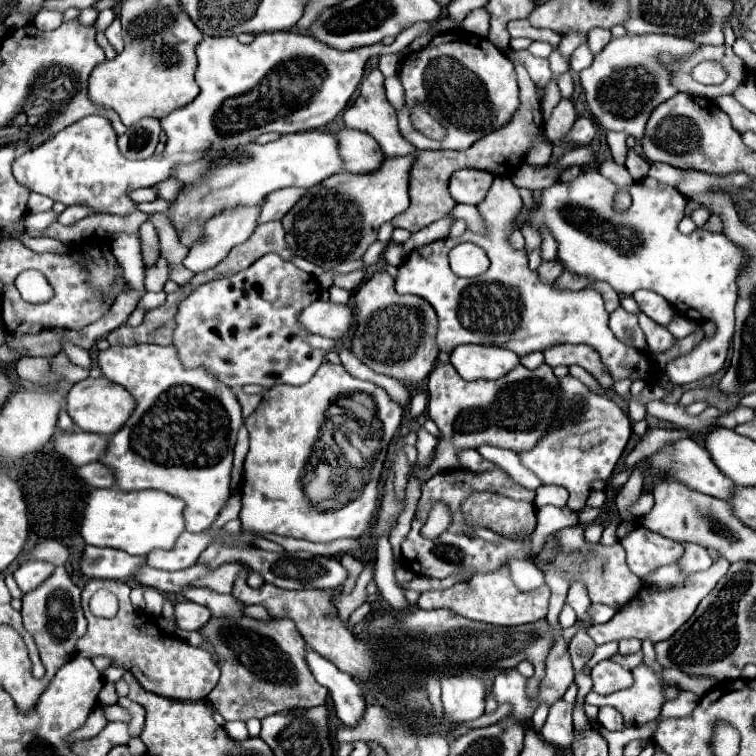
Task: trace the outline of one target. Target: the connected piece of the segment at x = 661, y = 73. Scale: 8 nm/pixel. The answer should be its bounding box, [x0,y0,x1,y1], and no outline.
[579,34,699,142]

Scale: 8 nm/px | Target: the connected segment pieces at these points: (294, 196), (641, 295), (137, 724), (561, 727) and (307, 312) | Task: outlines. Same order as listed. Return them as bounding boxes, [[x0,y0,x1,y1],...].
[[257,188,305,224],[633,290,675,326],[119,698,145,734],[541,700,573,750],[299,300,353,340]]

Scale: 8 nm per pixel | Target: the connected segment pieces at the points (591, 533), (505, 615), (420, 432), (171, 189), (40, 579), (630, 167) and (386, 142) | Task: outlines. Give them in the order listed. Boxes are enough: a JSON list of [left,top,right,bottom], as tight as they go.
[[585,522,605,544],[417,564,549,626],[417,428,435,464],[153,178,179,200],[15,560,53,594],[625,150,650,181],[343,70,415,156]]

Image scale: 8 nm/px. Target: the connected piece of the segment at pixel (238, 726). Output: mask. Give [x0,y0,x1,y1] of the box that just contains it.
[225,722,249,740]

